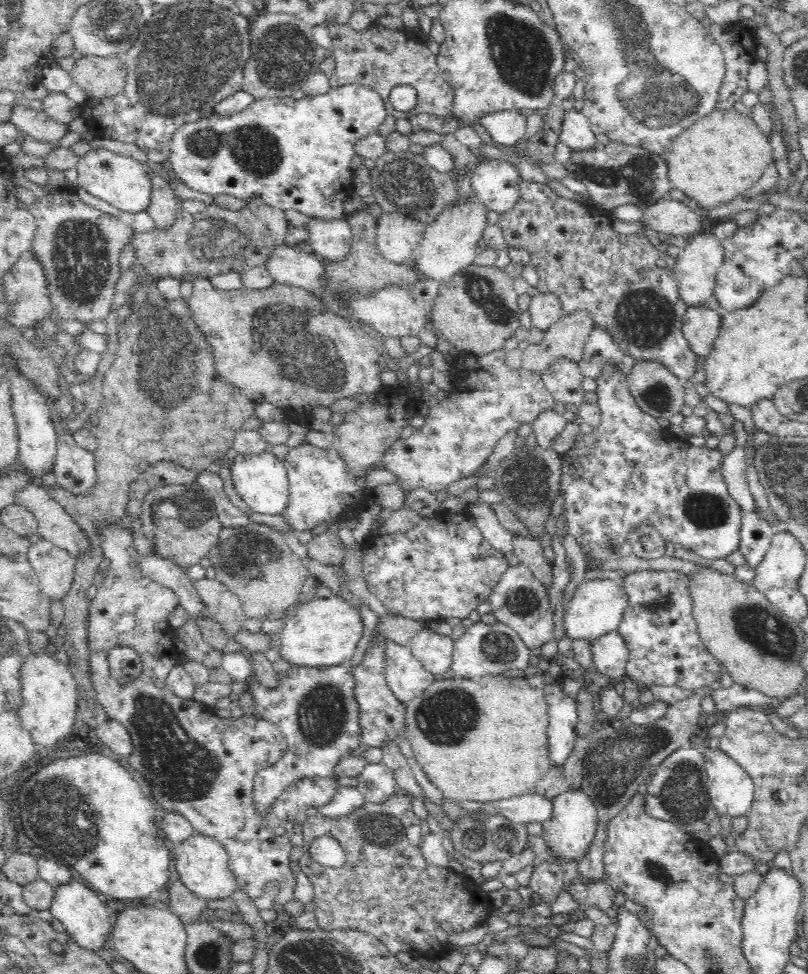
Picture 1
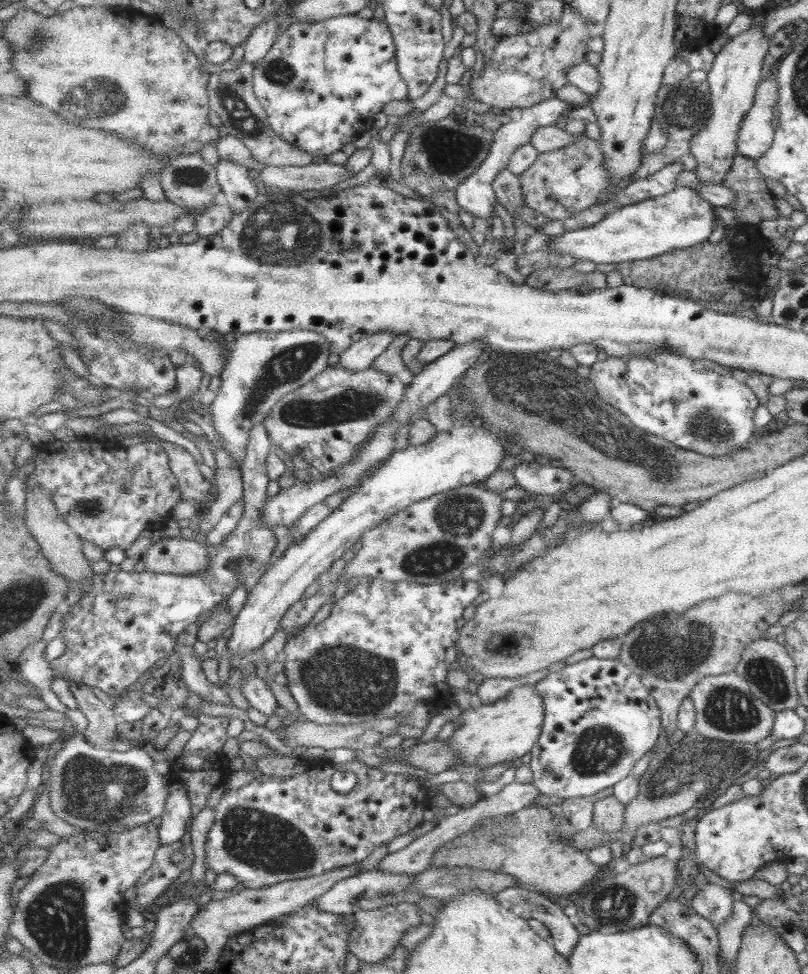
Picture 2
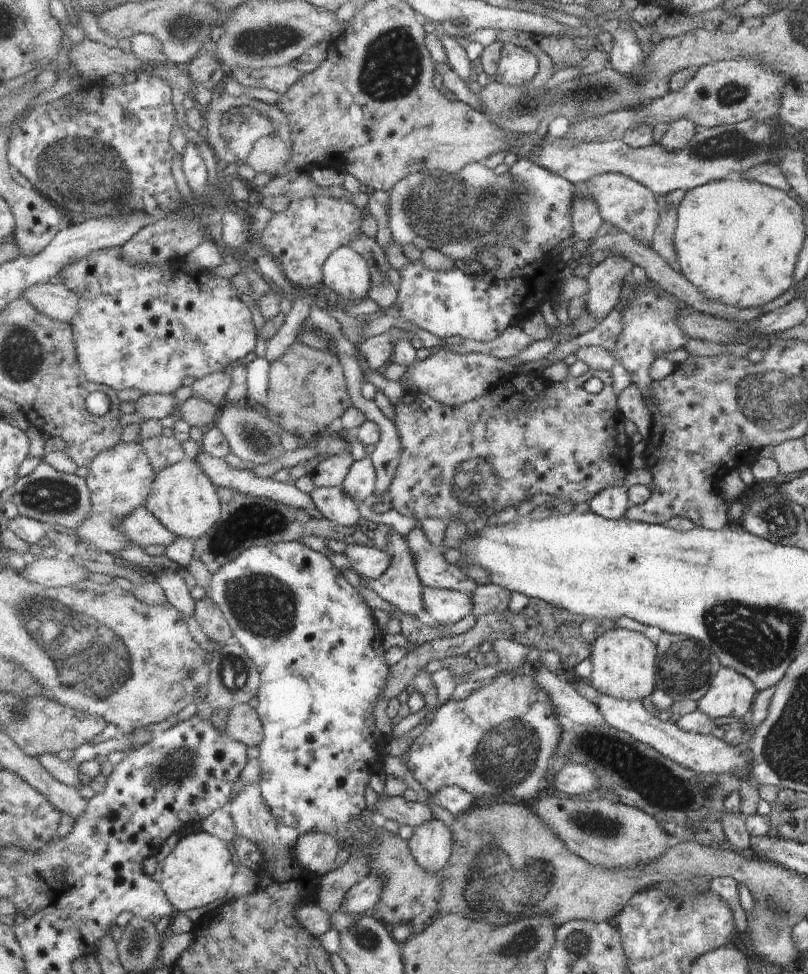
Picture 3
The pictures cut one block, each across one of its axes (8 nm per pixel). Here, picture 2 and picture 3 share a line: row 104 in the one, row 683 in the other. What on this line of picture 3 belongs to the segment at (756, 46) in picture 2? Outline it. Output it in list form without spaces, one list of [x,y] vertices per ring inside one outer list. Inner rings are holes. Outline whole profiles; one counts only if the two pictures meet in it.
[[[721,666],[706,689],[707,692],[696,700],[696,710],[712,720],[723,716],[741,719],[750,710],[757,693],[747,677]]]

